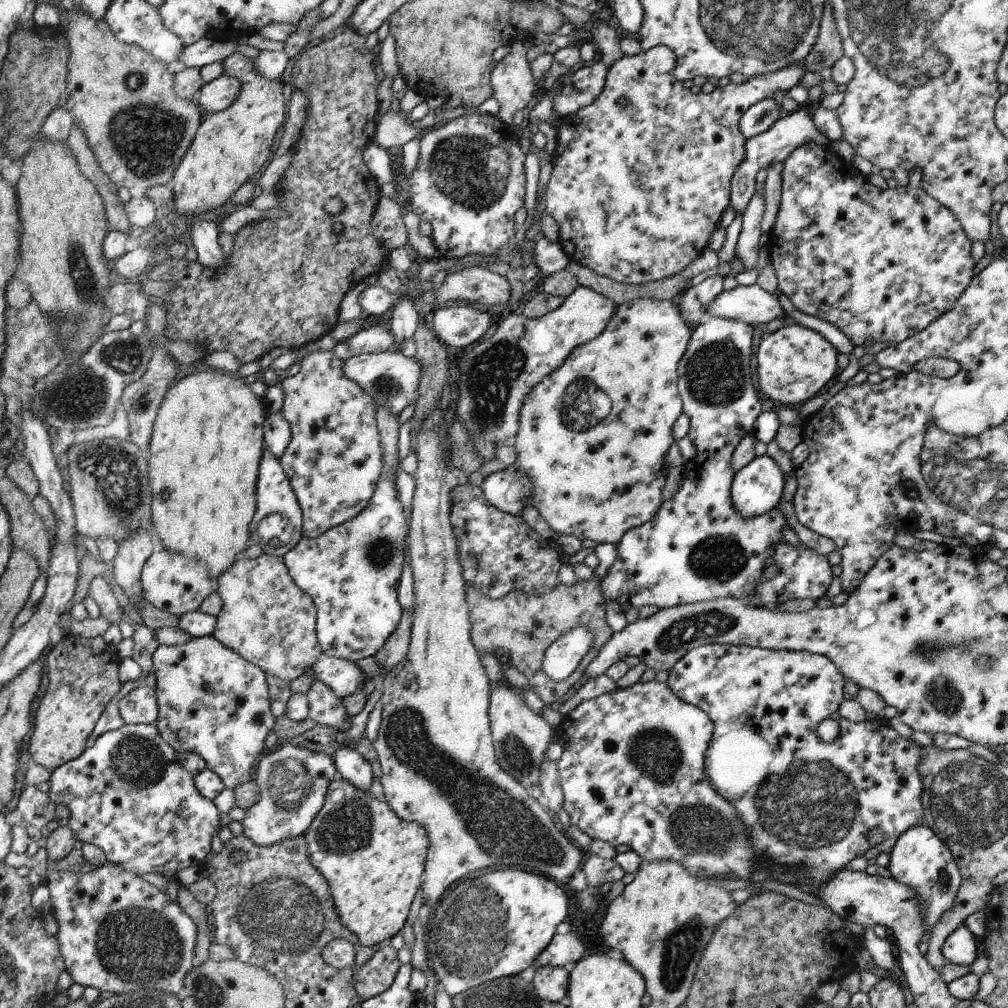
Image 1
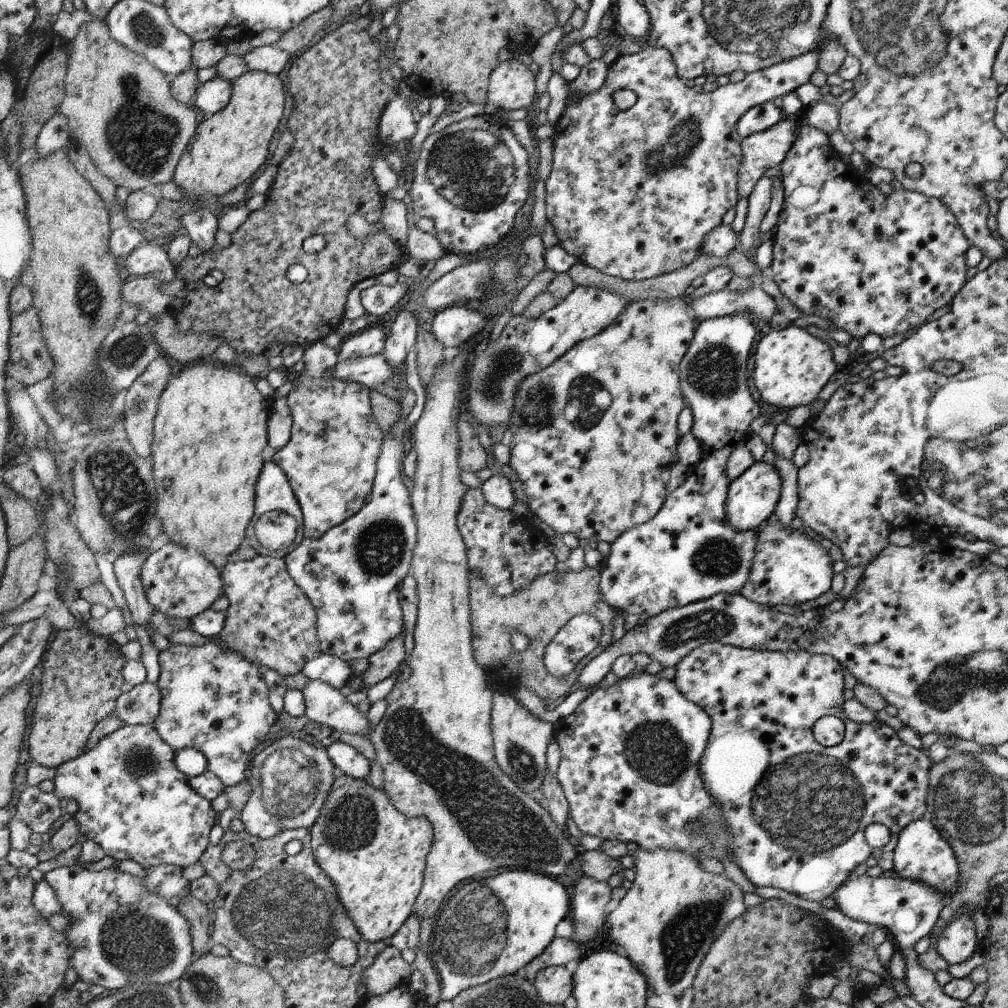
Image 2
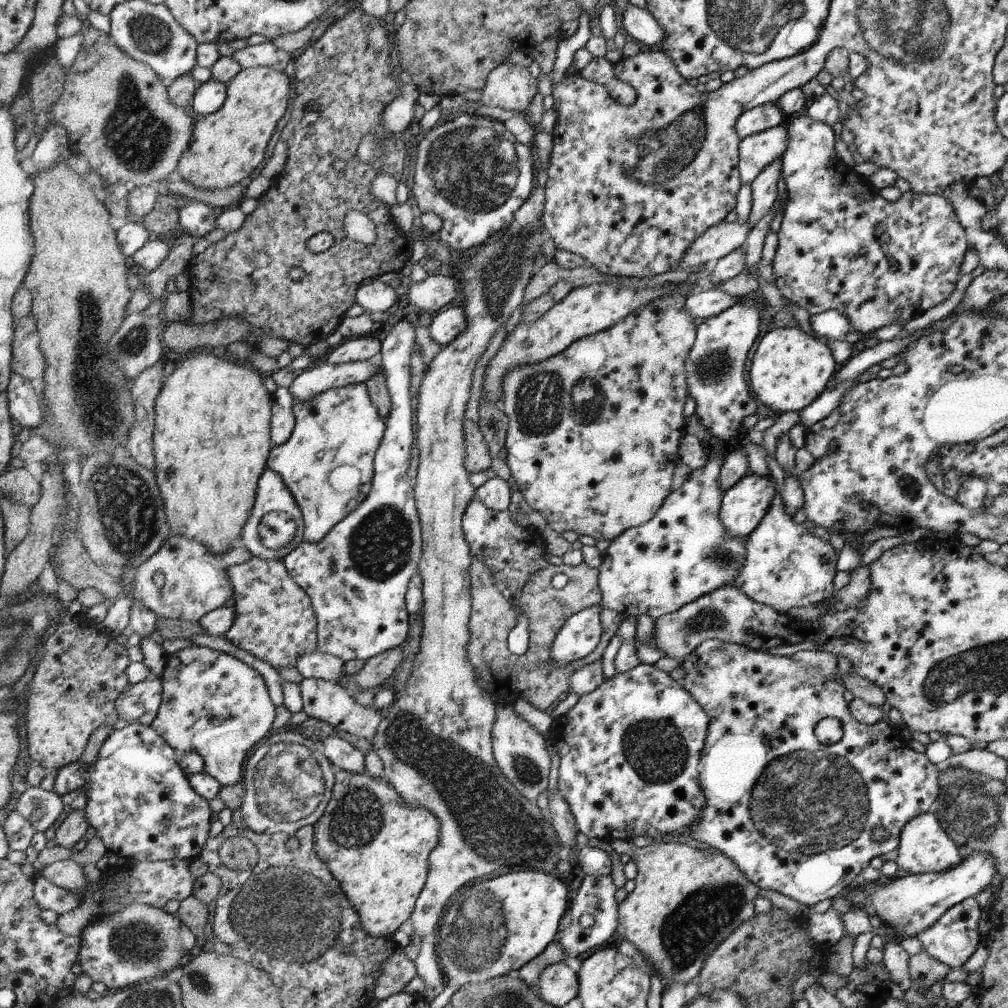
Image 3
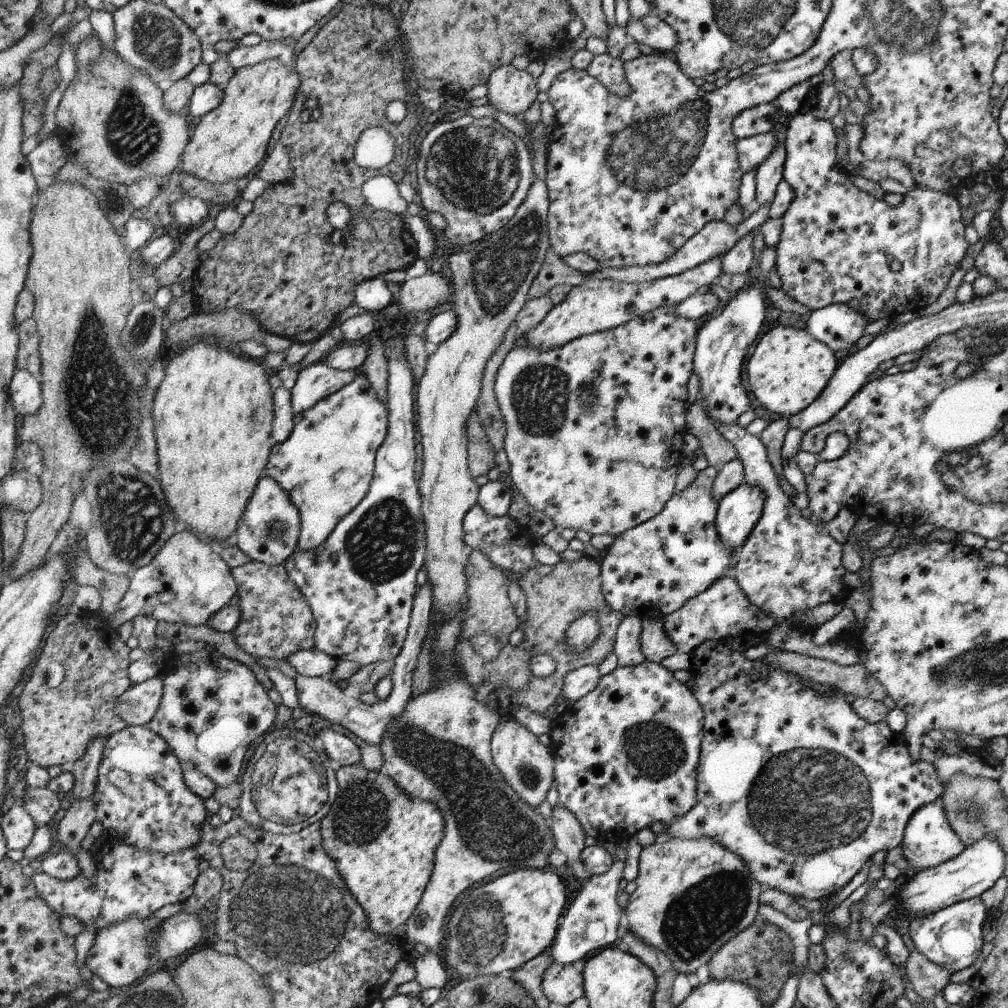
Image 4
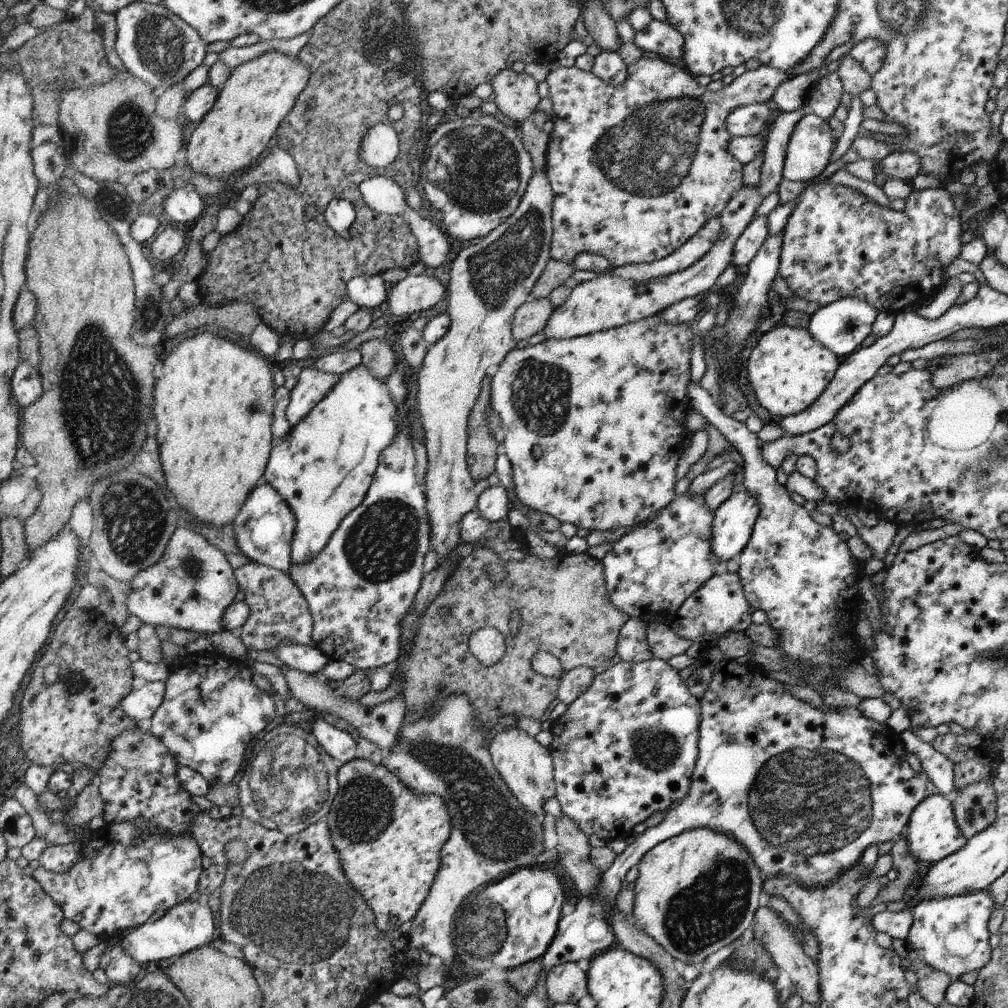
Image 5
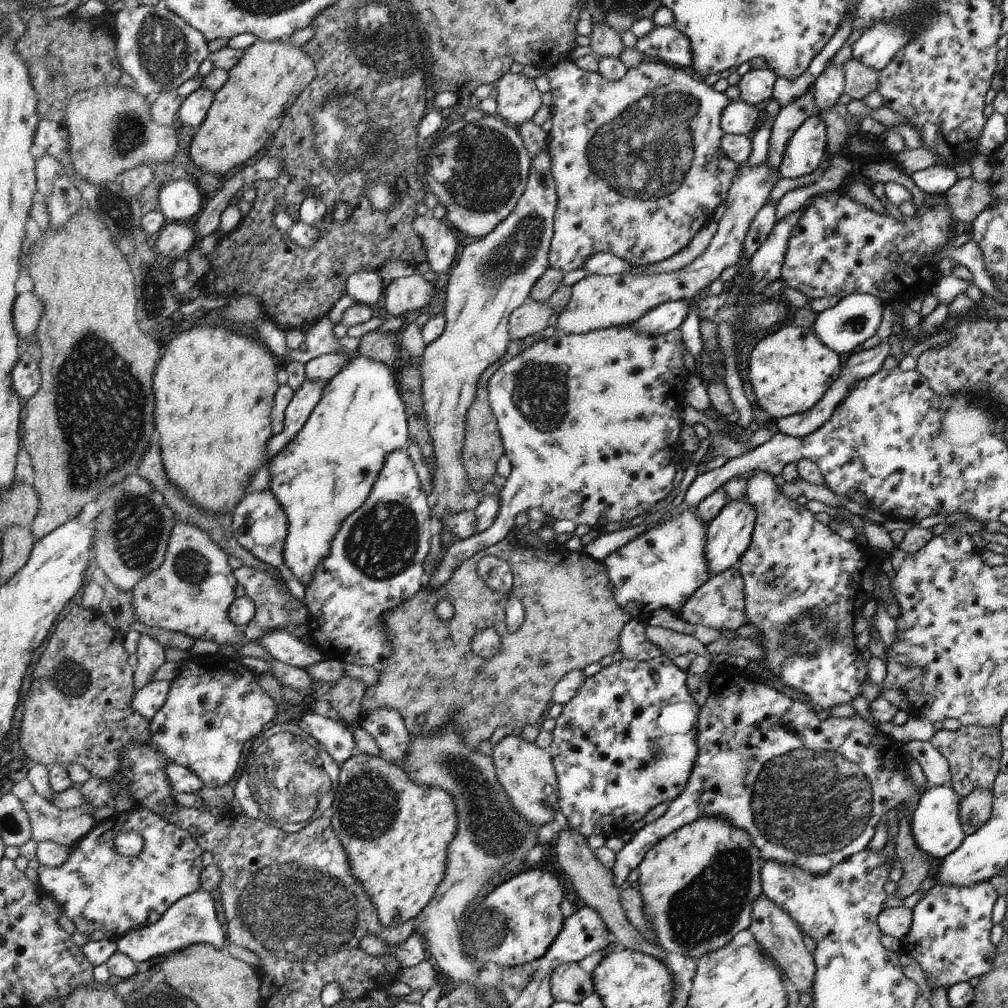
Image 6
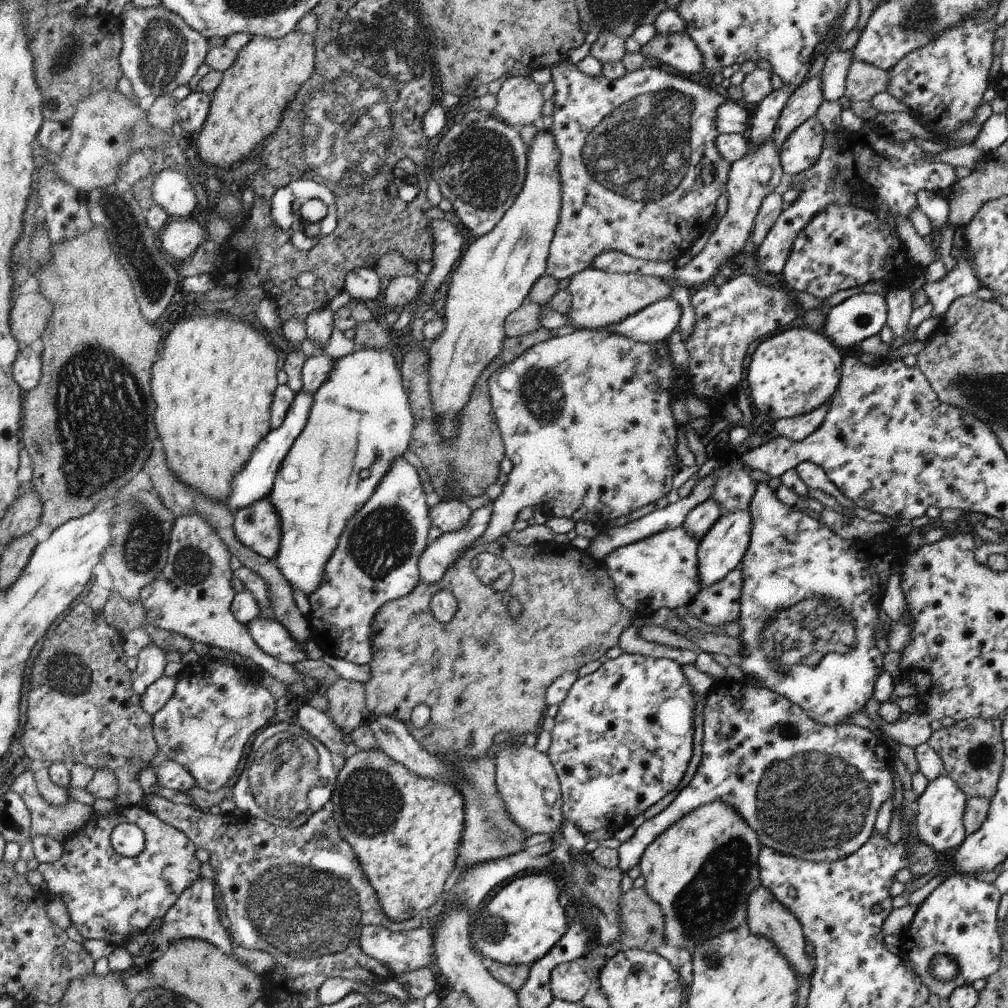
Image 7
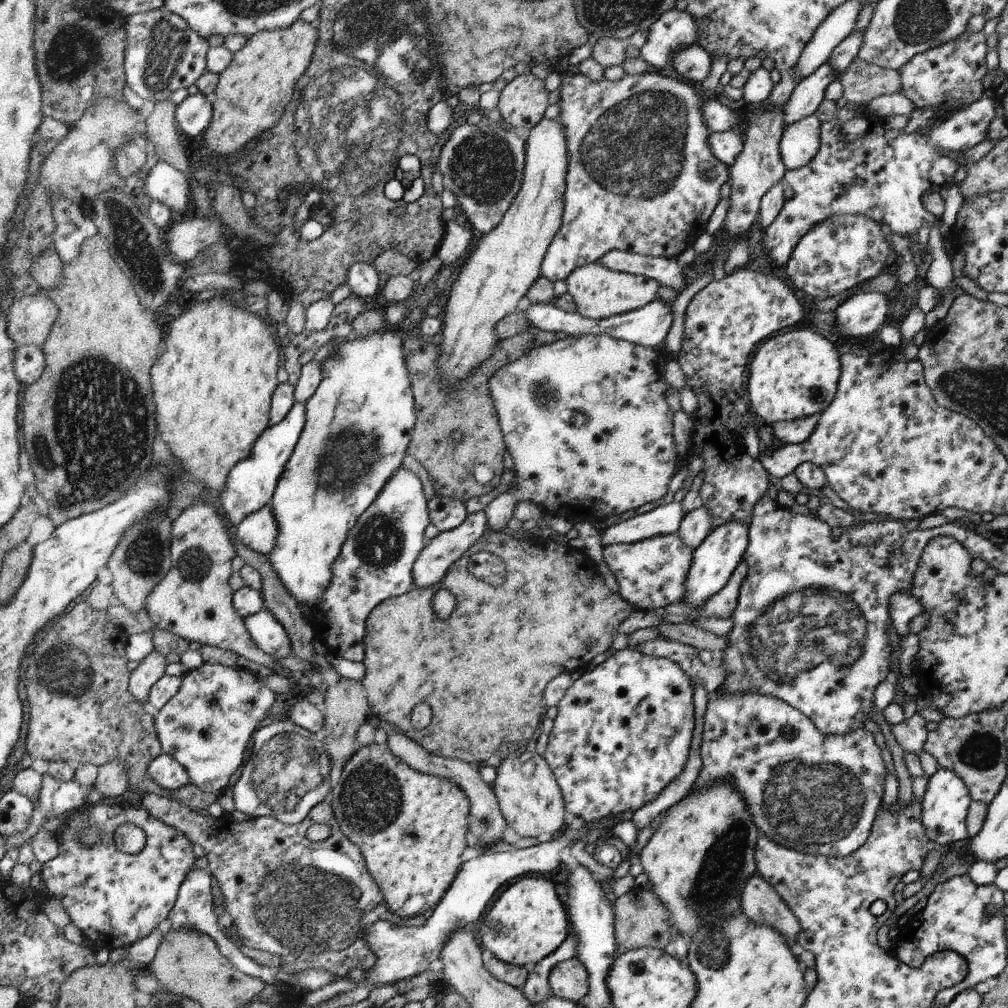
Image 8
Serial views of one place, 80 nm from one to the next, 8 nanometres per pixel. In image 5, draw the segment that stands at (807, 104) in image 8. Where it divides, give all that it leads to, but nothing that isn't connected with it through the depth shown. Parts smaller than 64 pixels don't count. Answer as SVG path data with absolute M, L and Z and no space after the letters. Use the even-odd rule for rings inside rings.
M807 104L797 111L776 112L766 134L763 161L760 169L759 188L766 198L777 190L783 179L783 166L787 146L796 123L808 112Z

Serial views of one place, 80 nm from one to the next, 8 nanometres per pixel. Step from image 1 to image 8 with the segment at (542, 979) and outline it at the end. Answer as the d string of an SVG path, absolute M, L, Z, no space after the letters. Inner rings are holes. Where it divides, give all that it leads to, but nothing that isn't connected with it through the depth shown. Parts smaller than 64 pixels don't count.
M574 957L557 964L549 976L549 988L555 997L567 1001L580 1002L588 994L588 979L586 969L578 957Z

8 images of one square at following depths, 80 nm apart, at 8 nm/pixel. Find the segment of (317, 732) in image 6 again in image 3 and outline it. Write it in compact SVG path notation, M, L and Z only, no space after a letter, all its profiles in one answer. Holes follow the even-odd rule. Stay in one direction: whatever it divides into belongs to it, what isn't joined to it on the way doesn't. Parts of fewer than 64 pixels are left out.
M329 736L320 747L336 770L364 773L365 755L350 742L337 736Z

